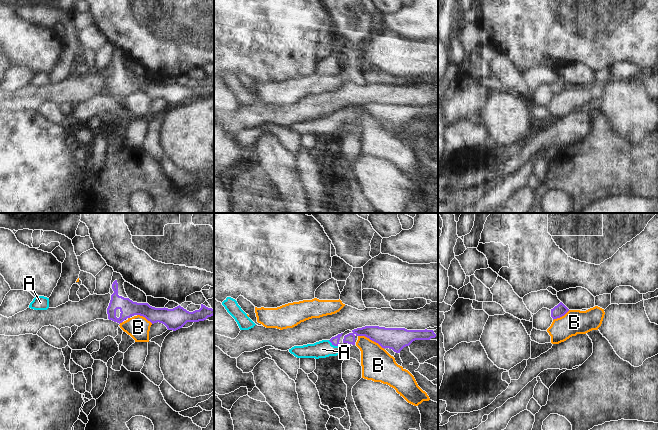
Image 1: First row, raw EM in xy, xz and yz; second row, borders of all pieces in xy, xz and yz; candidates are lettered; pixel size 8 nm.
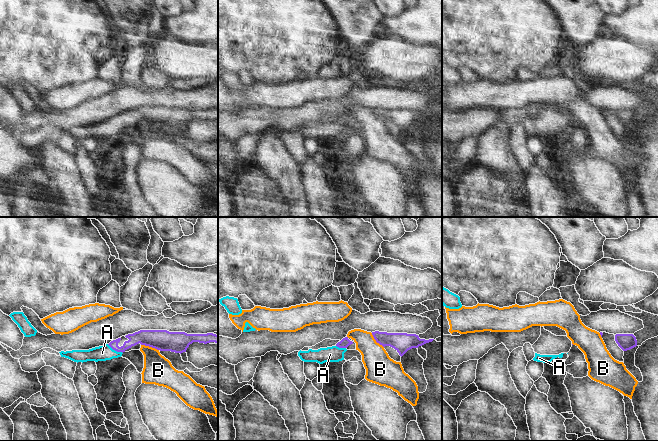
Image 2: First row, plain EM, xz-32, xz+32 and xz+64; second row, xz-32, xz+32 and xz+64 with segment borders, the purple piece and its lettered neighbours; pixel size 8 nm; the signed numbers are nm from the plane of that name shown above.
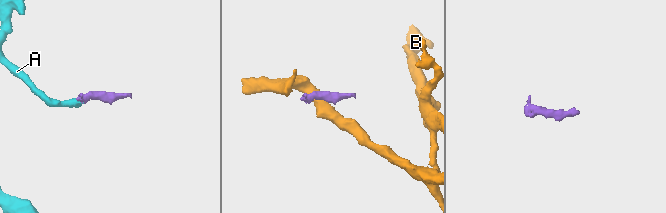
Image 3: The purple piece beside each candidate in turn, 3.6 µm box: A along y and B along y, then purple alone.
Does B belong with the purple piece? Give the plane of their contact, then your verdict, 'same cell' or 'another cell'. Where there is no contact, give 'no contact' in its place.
xz | another cell

